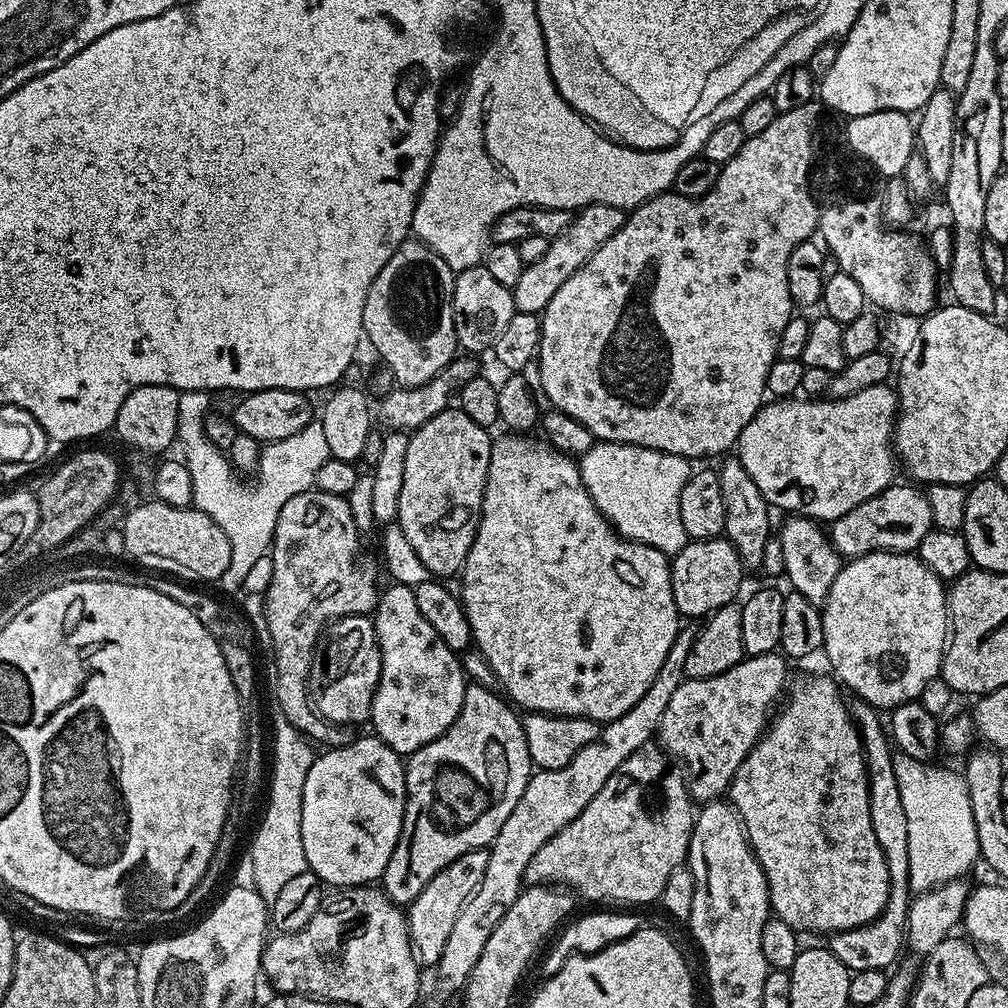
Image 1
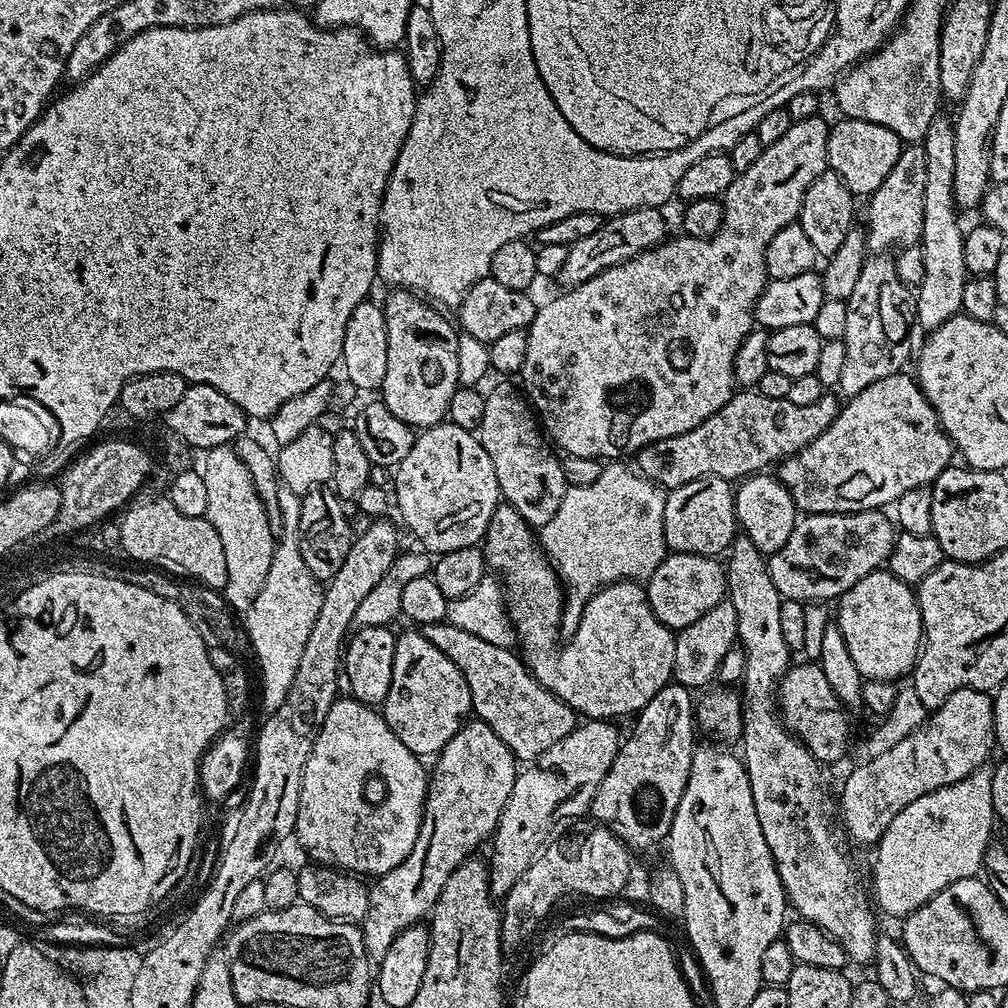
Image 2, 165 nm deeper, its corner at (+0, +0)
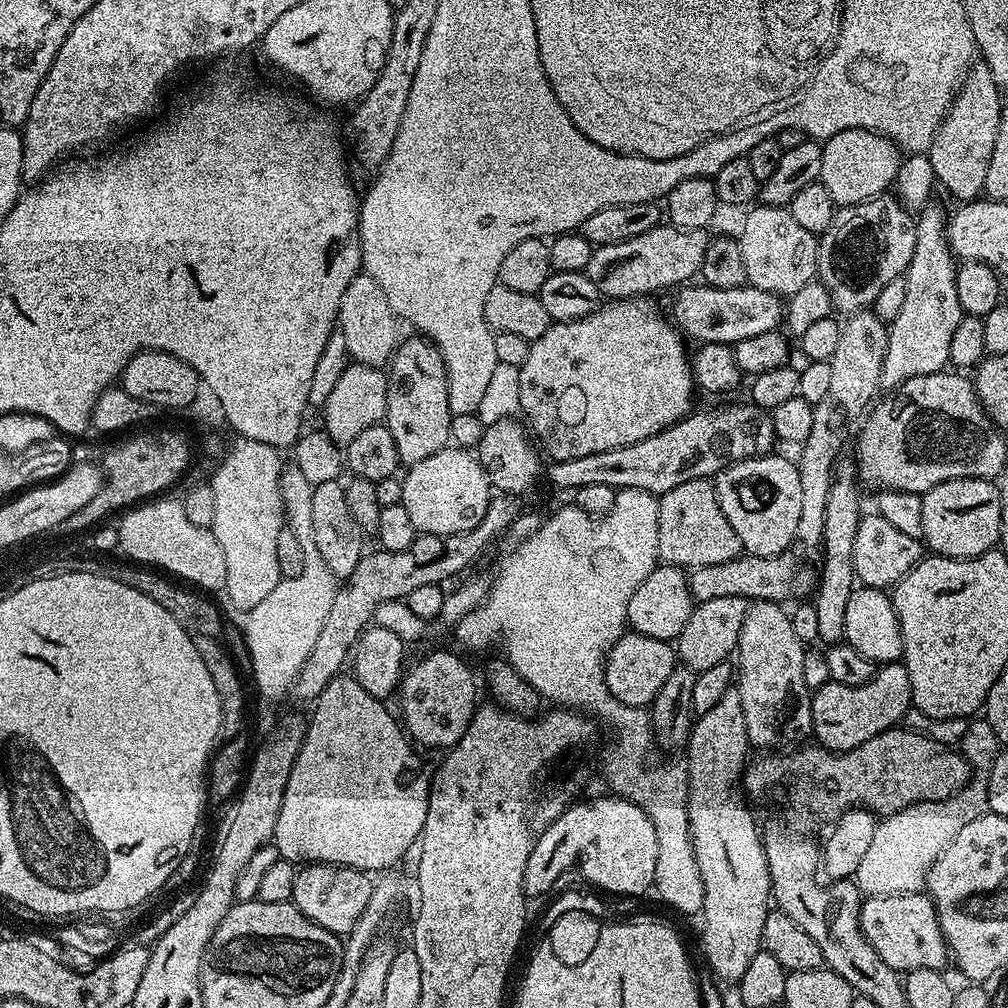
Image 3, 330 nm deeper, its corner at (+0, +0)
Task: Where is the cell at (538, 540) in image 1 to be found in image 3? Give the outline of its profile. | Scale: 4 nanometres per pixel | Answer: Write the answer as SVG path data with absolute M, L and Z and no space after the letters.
M631 630L625 631L620 641L609 650L608 658L604 662L608 693L618 698L618 702L626 702L630 706L642 708L651 705L658 690L662 690L666 678L670 678L676 667L678 667L678 657L669 641L655 640Z

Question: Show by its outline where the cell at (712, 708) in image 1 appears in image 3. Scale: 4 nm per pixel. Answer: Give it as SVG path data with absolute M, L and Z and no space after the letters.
M893 662L883 665L872 680L862 686L842 686L829 682L815 689L811 698L811 735L832 752L849 752L903 721L900 719L912 708L912 687L903 663Z

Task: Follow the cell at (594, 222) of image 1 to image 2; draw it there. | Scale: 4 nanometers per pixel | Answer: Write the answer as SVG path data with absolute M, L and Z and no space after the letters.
M635 208L629 212L621 212L618 216L605 219L598 231L587 238L568 245L566 263L554 278L555 283L560 283L561 289L577 288L582 282L602 274L610 266L618 266L646 250L658 247L669 239L668 220L663 216L660 208Z

